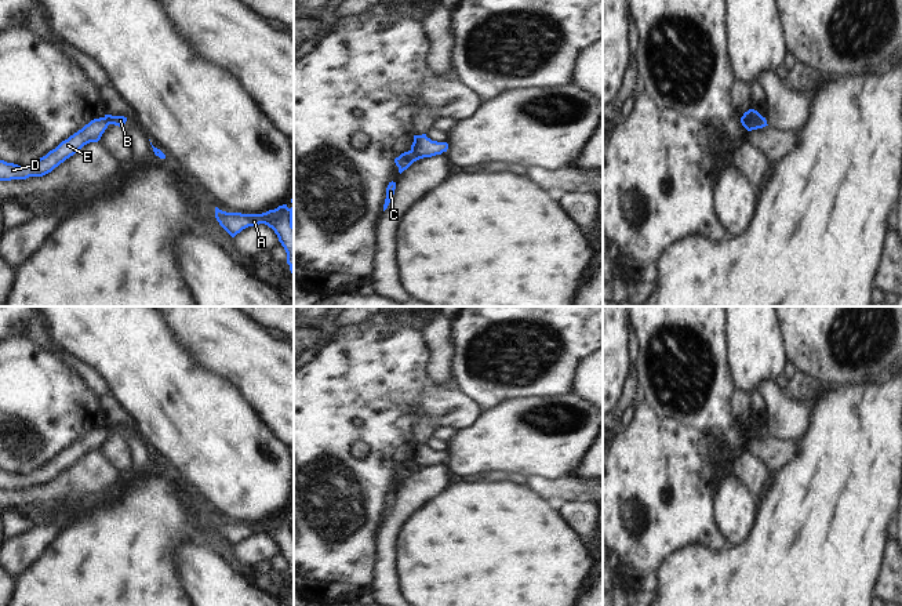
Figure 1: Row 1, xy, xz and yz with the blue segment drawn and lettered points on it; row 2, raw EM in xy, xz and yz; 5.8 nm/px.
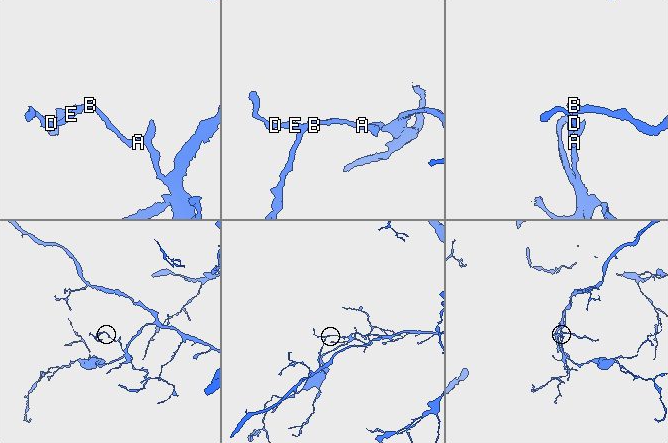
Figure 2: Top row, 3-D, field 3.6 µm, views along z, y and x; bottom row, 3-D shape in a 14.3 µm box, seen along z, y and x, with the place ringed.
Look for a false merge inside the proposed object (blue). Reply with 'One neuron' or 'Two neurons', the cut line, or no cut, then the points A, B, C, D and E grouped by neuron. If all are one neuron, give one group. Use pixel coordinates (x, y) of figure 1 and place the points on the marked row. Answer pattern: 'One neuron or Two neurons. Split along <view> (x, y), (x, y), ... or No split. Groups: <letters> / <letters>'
Two neurons. Split along xz (411, 149), (419, 158). Groups: A B / C D E

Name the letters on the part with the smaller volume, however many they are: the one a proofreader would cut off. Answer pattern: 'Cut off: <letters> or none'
Cut off: C, D, E

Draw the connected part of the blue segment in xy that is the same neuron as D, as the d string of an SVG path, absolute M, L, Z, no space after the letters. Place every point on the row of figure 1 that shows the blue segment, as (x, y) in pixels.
M105 117L94 119L46 156L26 166L0 160L0 181L26 179L29 177L43 177L51 173L66 159L77 153L84 145L98 142L108 126L109 123Z

